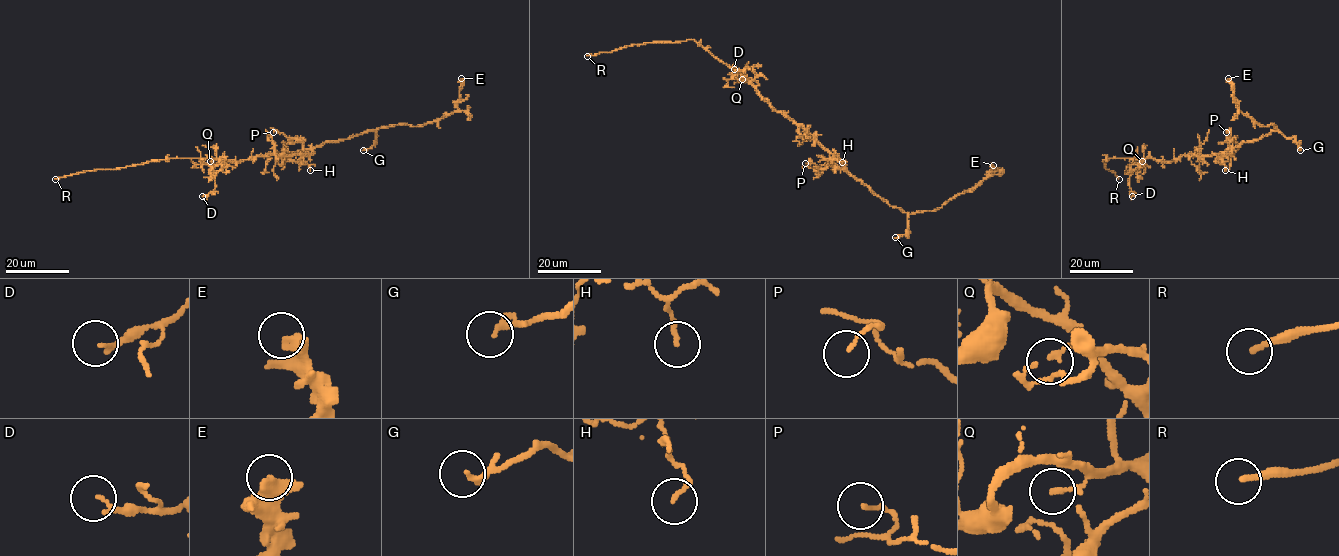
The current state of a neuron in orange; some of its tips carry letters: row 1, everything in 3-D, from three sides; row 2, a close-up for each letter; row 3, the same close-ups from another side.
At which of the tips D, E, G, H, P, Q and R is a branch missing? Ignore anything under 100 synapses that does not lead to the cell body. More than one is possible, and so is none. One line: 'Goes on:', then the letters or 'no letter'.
Goes on: R

